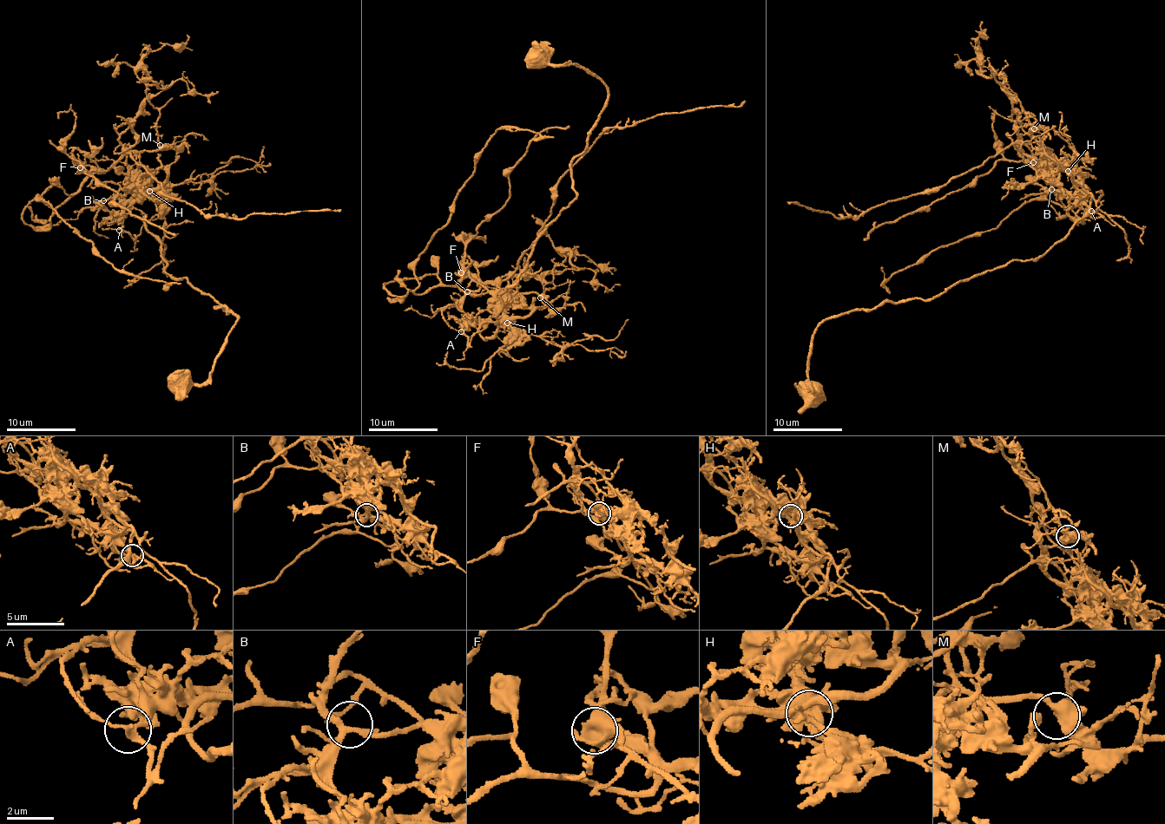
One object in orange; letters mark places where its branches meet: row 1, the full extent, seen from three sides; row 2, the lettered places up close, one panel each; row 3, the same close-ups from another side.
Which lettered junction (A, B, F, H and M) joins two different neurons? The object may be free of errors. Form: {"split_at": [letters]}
{"split_at": ["F"]}

